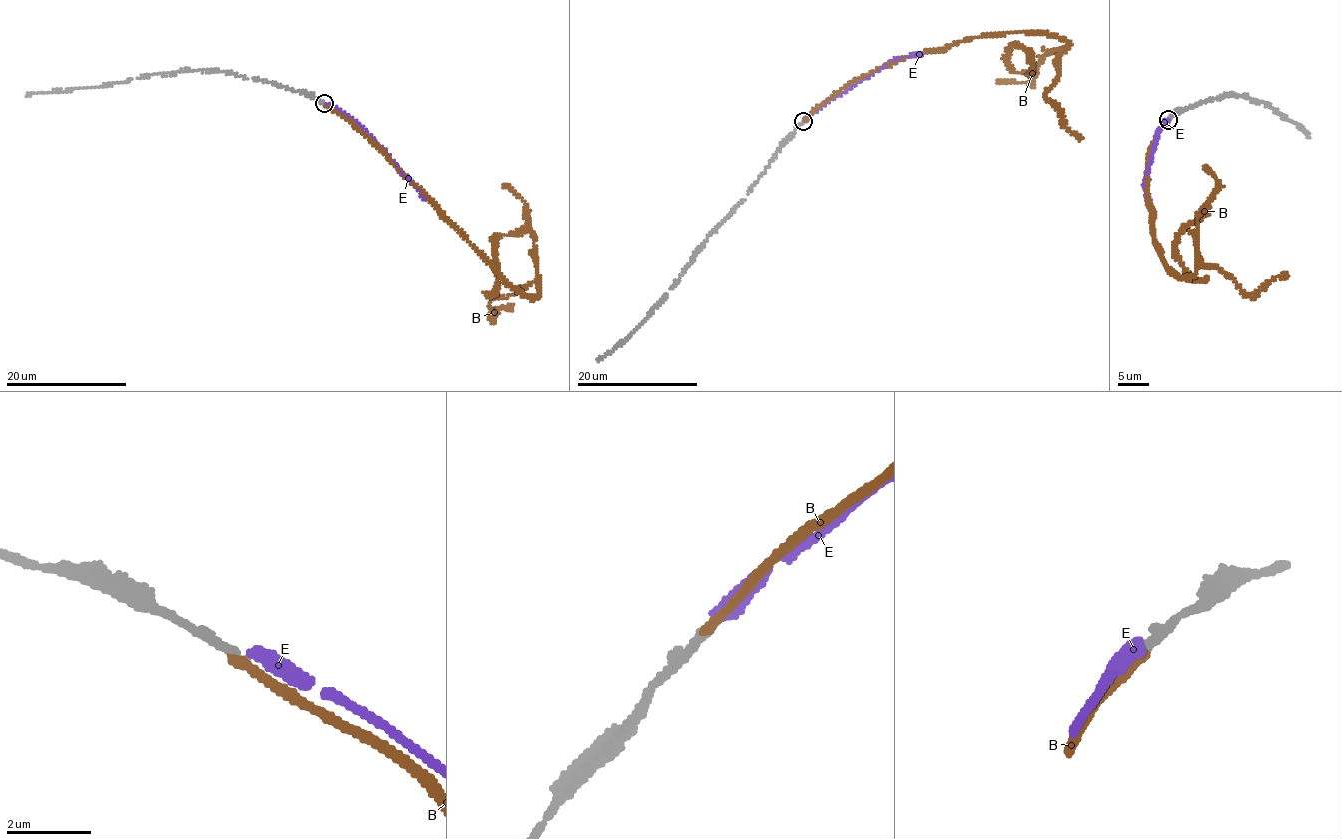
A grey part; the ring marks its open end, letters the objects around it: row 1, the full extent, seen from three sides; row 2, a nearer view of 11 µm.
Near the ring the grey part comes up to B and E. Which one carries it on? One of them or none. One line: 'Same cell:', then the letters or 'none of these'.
Same cell: none of these

